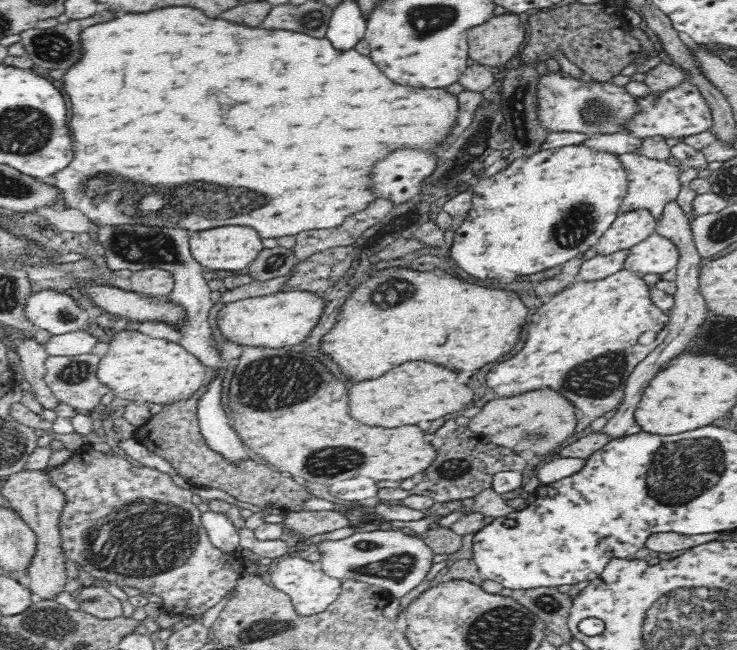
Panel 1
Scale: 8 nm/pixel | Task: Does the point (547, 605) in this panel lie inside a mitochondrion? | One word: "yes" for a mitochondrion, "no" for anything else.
yes

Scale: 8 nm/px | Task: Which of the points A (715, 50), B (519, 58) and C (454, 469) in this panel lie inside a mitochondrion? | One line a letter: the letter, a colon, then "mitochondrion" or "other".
A: other
B: other
C: mitochondrion

